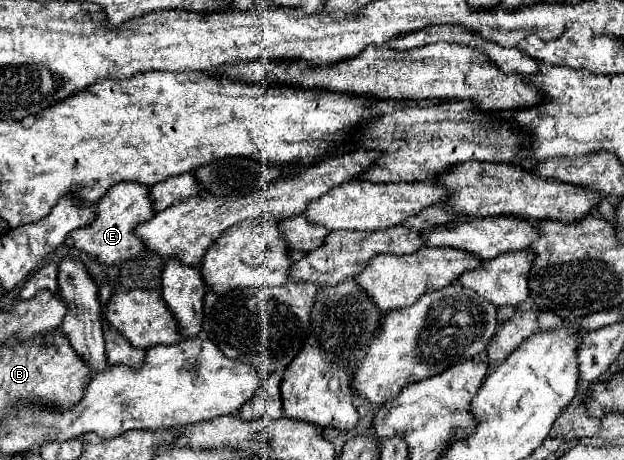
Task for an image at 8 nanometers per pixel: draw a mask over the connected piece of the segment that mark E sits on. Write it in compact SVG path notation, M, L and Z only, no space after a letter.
M118 183L94 205L94 211L96 215L90 225L76 229L68 235L74 249L86 253L88 257L92 257L104 267L134 259L144 249L142 243L134 237L134 227L138 223L148 221L154 215L150 197L148 197L148 187L138 185L138 183Z

